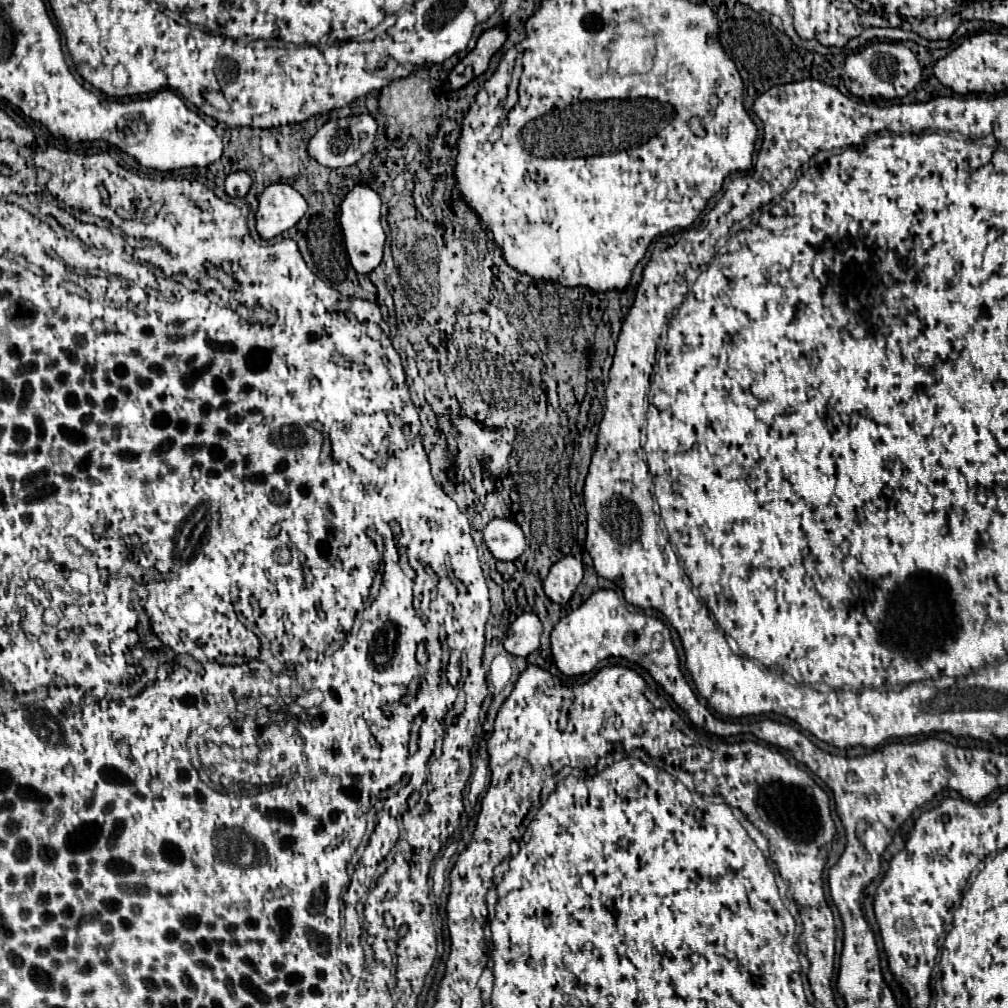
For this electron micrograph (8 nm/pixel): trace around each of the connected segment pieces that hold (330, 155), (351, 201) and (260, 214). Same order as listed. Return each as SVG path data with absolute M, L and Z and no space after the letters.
M360 114L358 118L356 116L350 116L350 118L340 118L340 120L330 120L326 122L310 140L308 144L308 154L318 160L320 164L328 166L328 168L340 168L340 166L352 166L356 164L366 152L372 150L374 146L374 136L376 136L376 120L370 116L370 114Z
M356 186L352 192L348 192L340 210L342 210L340 222L350 262L356 268L356 272L368 274L382 262L382 248L386 240L380 224L380 196L370 186Z
M282 182L270 184L260 196L260 206L256 212L256 230L262 238L274 238L298 224L306 210L306 200L292 186Z

